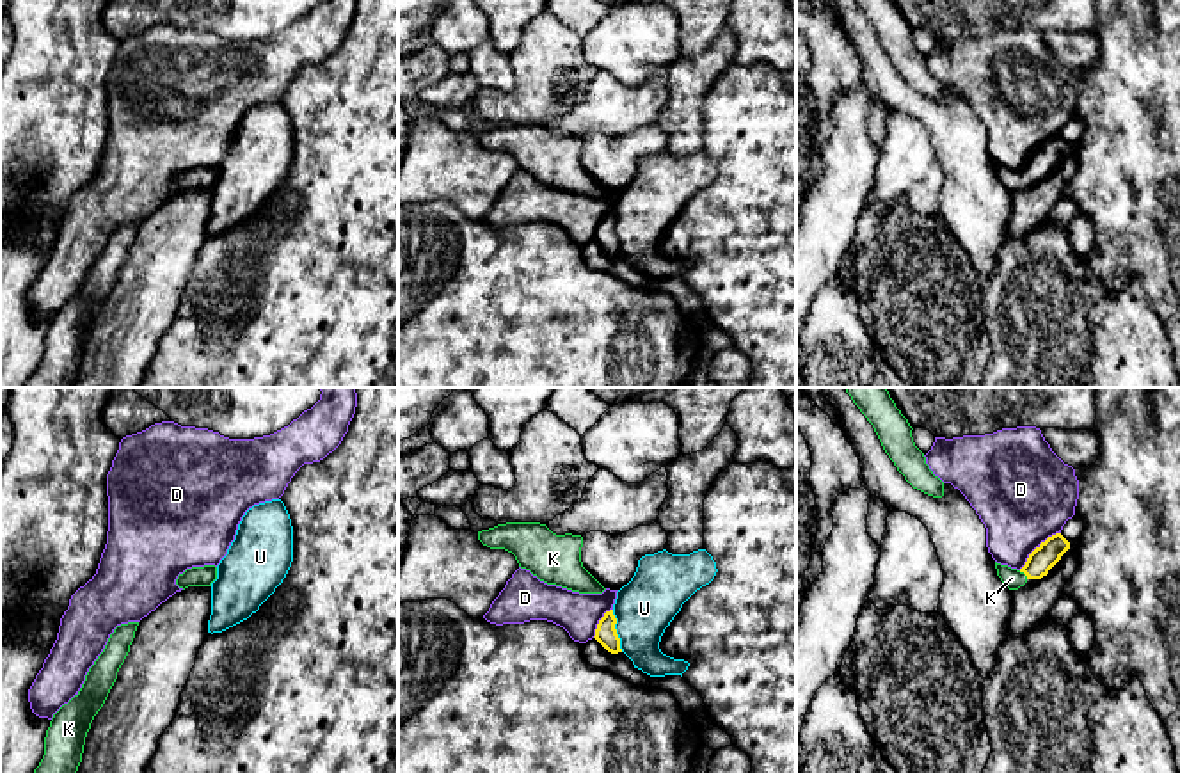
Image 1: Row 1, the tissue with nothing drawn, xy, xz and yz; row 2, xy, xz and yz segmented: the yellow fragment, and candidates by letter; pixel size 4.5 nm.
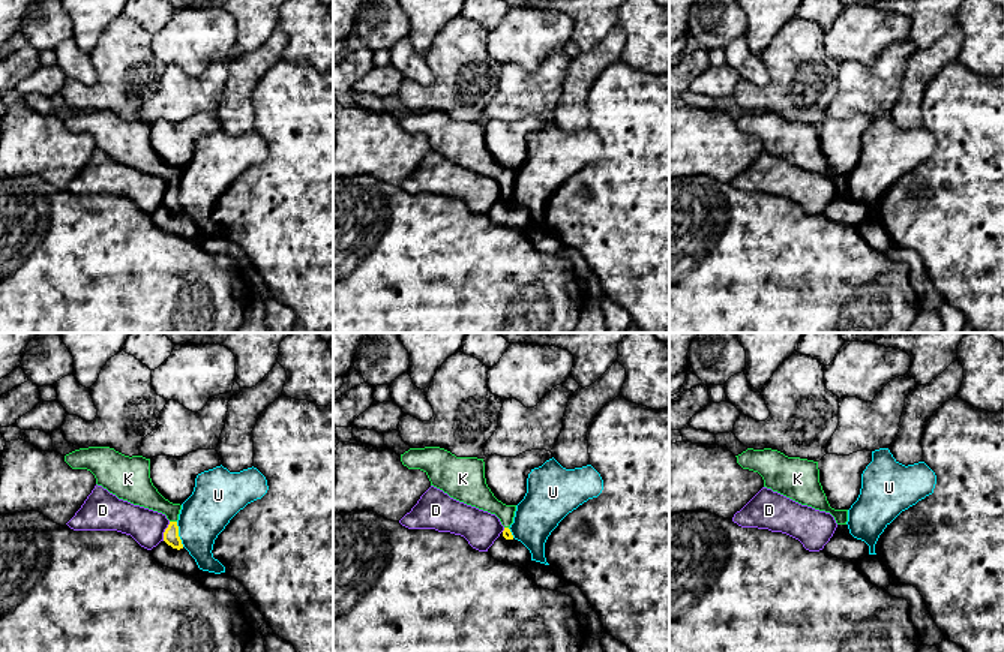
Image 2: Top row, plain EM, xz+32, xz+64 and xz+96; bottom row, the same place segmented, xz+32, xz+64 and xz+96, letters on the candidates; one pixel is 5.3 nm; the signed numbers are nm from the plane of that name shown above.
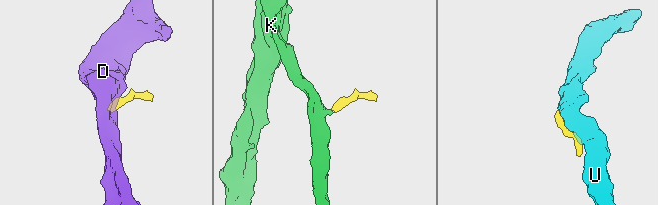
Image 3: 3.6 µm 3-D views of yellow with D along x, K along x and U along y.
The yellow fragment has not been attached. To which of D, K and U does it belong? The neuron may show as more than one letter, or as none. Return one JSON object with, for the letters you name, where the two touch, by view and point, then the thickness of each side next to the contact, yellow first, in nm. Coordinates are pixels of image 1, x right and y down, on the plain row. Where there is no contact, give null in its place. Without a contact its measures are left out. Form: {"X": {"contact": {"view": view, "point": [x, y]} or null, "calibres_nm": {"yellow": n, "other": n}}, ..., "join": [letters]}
{"K": {"contact": {"view": "yz", "point": [1024, 175]}, "calibres_nm": {"yellow": 120, "other": 90}}, "join": ["K"]}

